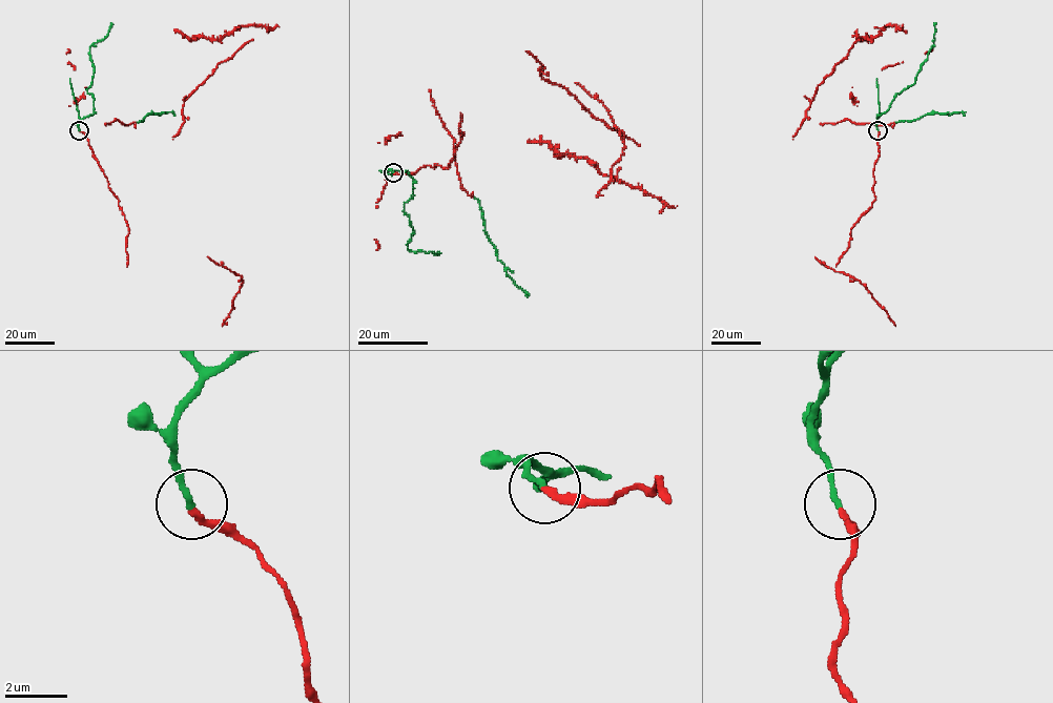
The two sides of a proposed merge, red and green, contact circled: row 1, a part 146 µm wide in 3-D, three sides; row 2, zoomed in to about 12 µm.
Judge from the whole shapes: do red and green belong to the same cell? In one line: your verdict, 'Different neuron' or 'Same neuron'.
Same neuron

